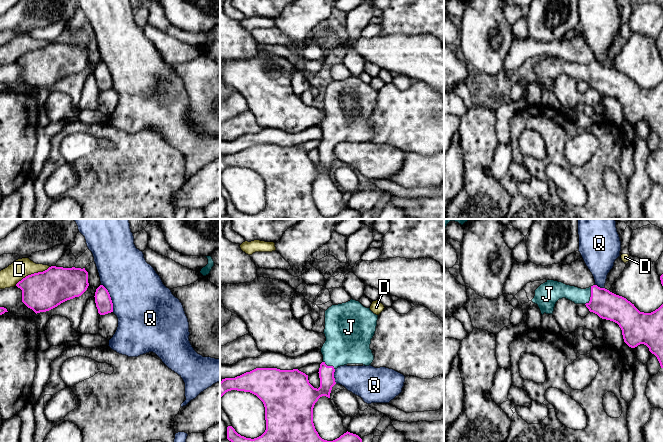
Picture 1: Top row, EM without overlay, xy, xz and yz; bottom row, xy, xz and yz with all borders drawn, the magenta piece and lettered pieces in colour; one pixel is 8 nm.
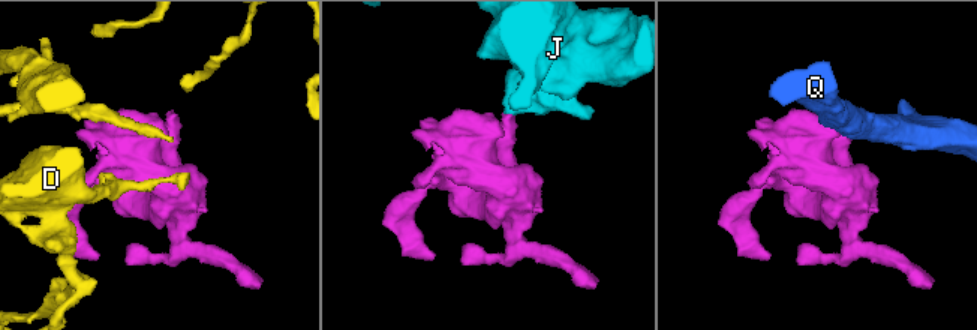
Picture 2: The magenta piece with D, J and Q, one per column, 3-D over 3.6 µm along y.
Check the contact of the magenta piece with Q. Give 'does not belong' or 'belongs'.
does not belong

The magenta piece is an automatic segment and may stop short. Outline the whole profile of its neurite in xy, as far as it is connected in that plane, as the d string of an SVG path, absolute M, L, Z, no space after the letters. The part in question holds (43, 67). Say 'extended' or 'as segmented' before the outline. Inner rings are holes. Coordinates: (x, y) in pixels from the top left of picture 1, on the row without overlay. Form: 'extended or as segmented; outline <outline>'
as segmented; outline M51 42L43 48L26 52L16 62L22 66L22 78L36 90L49 87L61 79L81 72L88 64L88 48L85 44Z

